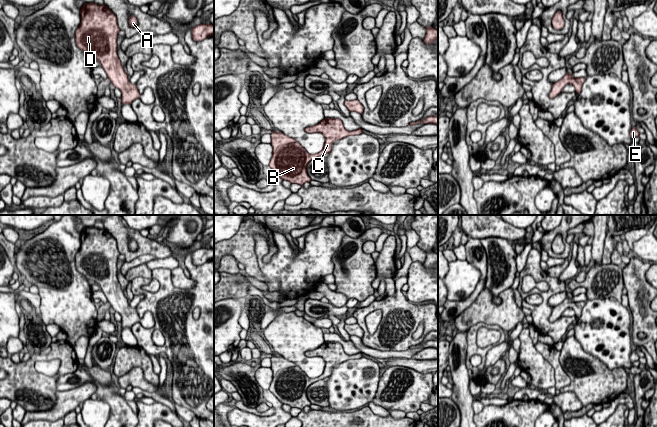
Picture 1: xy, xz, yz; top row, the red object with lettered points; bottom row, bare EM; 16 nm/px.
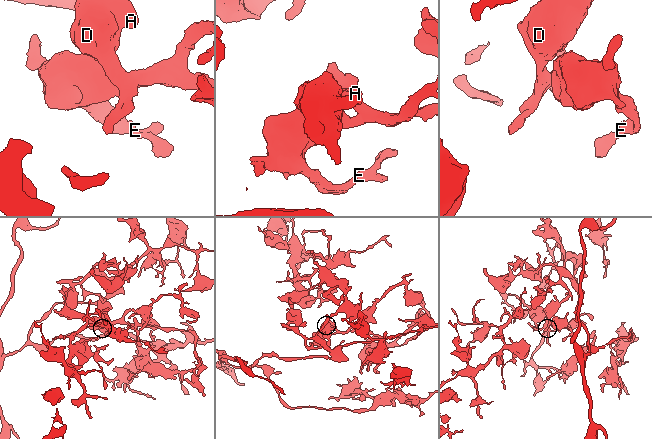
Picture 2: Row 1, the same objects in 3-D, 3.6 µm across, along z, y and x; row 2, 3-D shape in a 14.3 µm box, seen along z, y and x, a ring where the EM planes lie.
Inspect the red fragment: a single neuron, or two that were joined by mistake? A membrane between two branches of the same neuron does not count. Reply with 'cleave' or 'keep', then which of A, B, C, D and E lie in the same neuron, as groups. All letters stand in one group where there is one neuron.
keep; groups A B C D E

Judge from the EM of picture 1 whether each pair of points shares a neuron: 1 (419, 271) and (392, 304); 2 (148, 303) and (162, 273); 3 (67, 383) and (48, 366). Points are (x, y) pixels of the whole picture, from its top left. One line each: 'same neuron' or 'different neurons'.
1: different neurons
2: same neuron
3: same neuron

